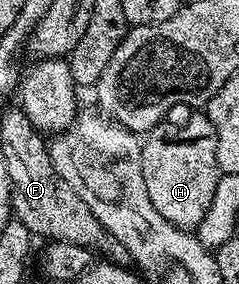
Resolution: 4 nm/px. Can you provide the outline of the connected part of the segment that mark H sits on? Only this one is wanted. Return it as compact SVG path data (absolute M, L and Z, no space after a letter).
M205 115L191 117L180 125L160 123L142 138L141 167L145 171L145 187L153 207L179 229L195 231L205 218L213 201L220 176L217 167L217 135L213 123Z

